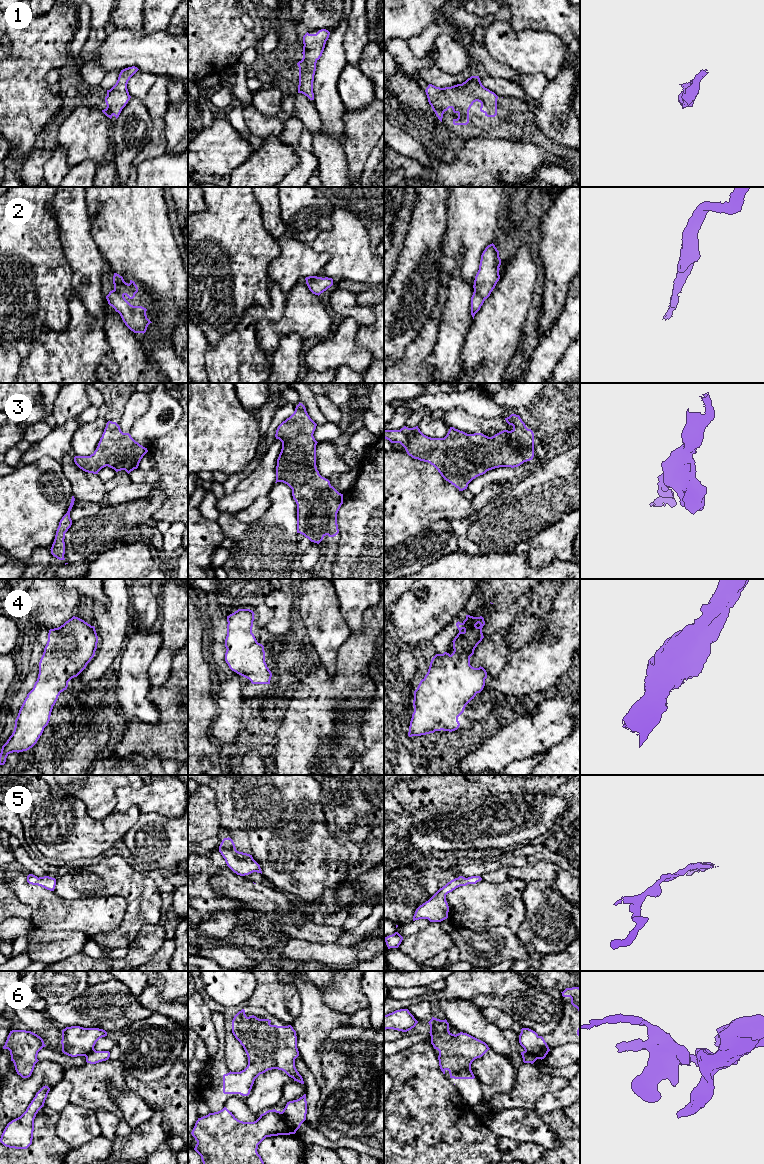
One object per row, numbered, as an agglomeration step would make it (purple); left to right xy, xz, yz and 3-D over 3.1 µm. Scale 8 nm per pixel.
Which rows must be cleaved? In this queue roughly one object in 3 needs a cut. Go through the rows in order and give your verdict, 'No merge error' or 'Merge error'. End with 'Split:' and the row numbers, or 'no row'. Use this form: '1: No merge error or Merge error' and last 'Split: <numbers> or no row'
1: No merge error
2: No merge error
3: No merge error
4: No merge error
5: No merge error
6: Merge error
Split: 6

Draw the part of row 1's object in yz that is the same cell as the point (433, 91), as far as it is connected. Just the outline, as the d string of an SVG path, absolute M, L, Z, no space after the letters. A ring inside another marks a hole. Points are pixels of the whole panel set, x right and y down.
M471 76L462 84L445 88L429 84L425 92L429 104L441 122L444 112L451 108L458 114L458 118L453 119L453 124L467 125L469 110L476 101L481 103L480 111L485 116L497 115L498 96L482 85L479 76Z

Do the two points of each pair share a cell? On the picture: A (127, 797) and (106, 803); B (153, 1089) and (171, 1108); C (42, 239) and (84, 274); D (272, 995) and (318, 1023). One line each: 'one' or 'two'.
A: two
B: one
C: two
D: two

